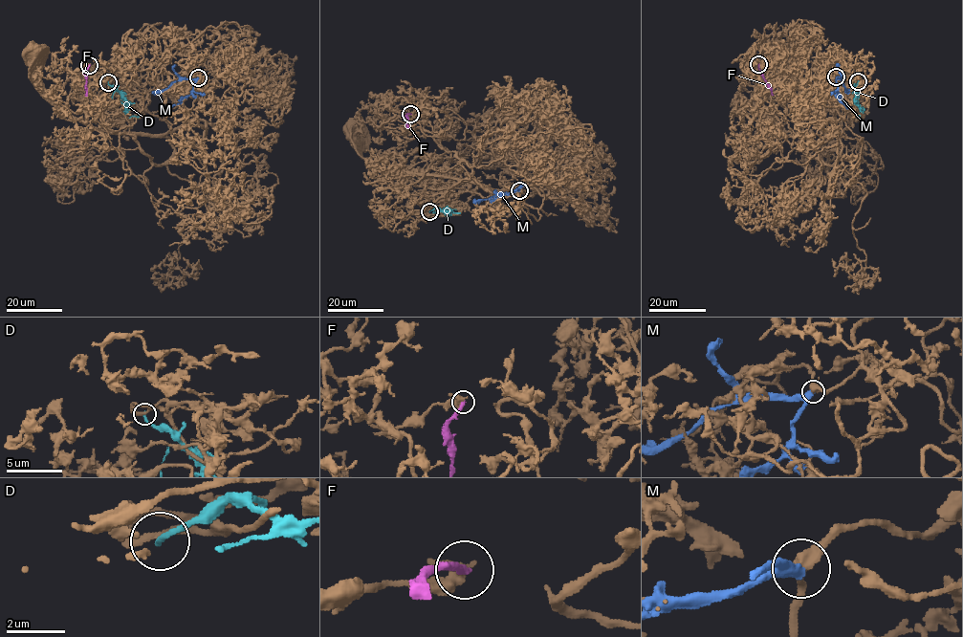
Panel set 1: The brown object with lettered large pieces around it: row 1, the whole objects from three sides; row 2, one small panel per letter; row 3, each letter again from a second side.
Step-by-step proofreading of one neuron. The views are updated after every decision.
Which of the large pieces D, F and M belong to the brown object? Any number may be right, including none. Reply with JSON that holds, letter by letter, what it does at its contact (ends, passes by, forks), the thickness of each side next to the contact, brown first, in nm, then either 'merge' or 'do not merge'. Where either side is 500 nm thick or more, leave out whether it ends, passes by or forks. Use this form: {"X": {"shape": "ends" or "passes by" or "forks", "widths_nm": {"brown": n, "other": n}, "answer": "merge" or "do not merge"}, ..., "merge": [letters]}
{"D": {"shape": "ends", "widths_nm": {"brown": 190, "other": 190}, "answer": "do not merge"}, "F": {"shape": "ends", "widths_nm": {"brown": 360, "other": 280}, "answer": "do not merge"}, "M": {"shape": "passes by", "widths_nm": {"brown": 380, "other": 320}, "answer": "do not merge"}, "merge": []}

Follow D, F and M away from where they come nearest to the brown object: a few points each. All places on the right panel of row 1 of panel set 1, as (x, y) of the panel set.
D: (858, 81), (854, 86), (855, 103), (859, 107), (860, 117)
F: (758, 63), (760, 73), (773, 95)
M: (836, 76), (849, 92)

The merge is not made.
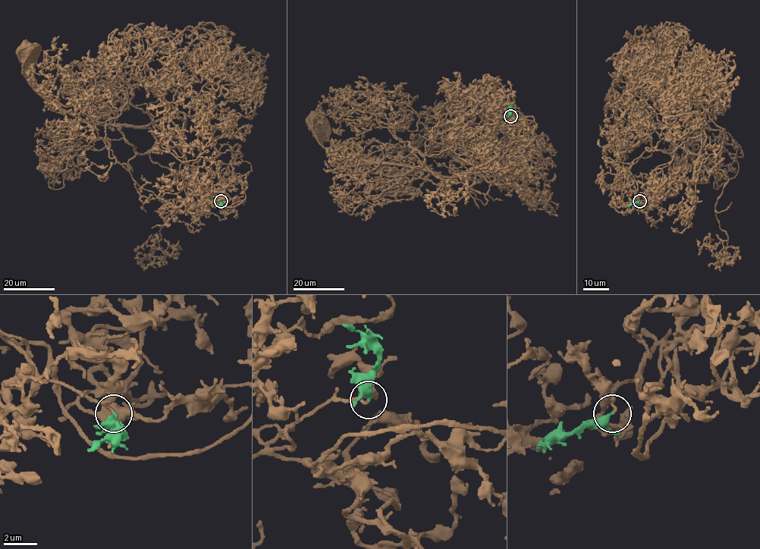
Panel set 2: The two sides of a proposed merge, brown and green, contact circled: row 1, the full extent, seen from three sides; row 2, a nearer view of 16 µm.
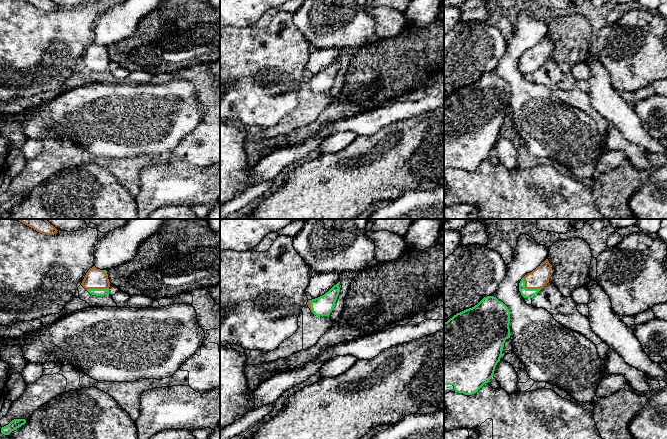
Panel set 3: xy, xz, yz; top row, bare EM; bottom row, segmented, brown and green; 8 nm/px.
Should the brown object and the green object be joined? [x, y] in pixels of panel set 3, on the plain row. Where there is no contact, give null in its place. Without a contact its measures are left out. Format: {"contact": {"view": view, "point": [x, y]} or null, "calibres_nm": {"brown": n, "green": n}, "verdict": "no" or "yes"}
{"contact": {"view": "yz", "point": [528, 64]}, "calibres_nm": {"brown": 160, "green": 80}, "verdict": "yes"}

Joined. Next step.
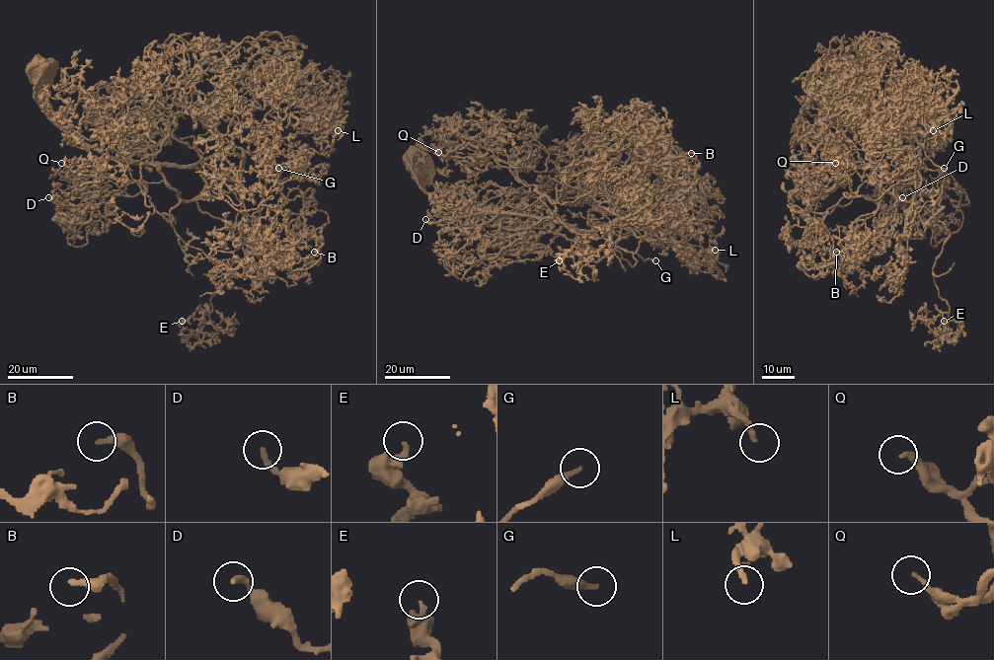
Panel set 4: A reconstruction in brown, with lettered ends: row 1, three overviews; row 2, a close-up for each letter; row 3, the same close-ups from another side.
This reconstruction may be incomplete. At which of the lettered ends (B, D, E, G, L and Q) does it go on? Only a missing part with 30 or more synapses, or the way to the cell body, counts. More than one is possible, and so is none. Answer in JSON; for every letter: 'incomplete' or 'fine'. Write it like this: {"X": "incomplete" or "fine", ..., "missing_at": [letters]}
{"B": "incomplete", "D": "fine", "E": "fine", "G": "incomplete", "L": "incomplete", "Q": "fine", "missing_at": ["B", "G", "L"]}

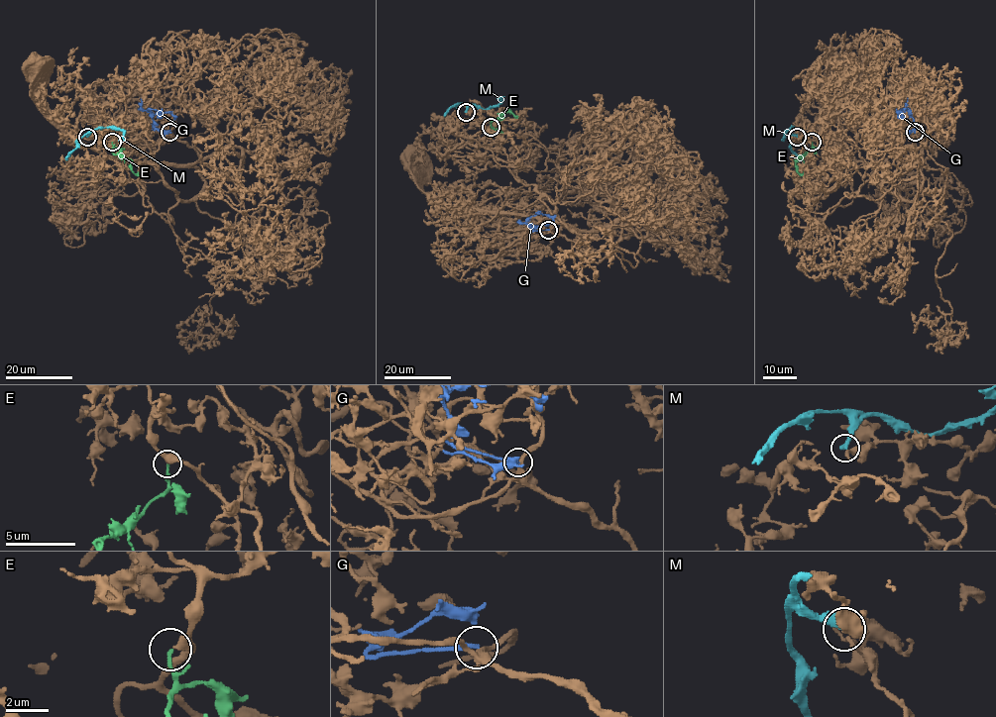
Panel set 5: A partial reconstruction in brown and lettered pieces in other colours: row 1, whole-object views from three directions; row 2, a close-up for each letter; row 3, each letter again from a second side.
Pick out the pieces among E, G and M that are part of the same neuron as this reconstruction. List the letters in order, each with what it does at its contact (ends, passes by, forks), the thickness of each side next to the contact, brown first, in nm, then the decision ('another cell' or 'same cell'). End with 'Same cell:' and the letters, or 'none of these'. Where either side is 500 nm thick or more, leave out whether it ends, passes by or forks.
E: it ends; calibres 360 and 170 nm; same cell
G: it passes by; calibres 280 and 200 nm; another cell
M: it ends; calibres 380 and 360 nm; another cell
Same cell: E

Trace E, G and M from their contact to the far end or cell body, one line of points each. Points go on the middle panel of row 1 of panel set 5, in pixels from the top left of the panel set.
E: (491, 127), (491, 122), (508, 110), (518, 116)
G: (548, 230), (534, 231), (525, 222), (532, 216), (540, 214), (546, 214), (553, 222)
M: (465, 112), (472, 105), (484, 109), (498, 105), (504, 96)

